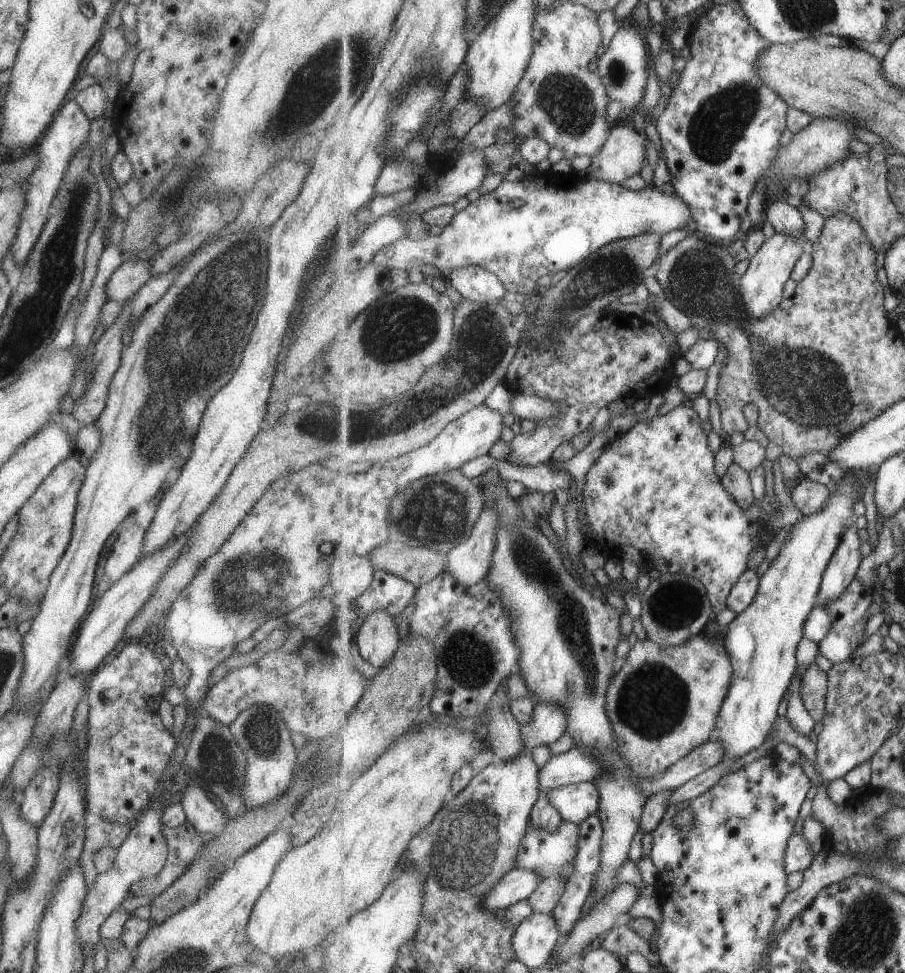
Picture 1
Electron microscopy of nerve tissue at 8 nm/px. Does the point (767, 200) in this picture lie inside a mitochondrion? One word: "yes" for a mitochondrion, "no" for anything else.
no

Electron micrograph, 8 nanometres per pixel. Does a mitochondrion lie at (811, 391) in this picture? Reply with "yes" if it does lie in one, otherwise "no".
yes

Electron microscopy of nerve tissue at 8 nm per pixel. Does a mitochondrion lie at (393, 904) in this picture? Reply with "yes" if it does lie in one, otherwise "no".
no

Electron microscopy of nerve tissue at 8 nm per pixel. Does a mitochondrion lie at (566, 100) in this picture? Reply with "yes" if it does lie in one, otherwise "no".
yes

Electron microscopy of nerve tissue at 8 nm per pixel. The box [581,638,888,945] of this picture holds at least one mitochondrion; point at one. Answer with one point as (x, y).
(654, 700)

